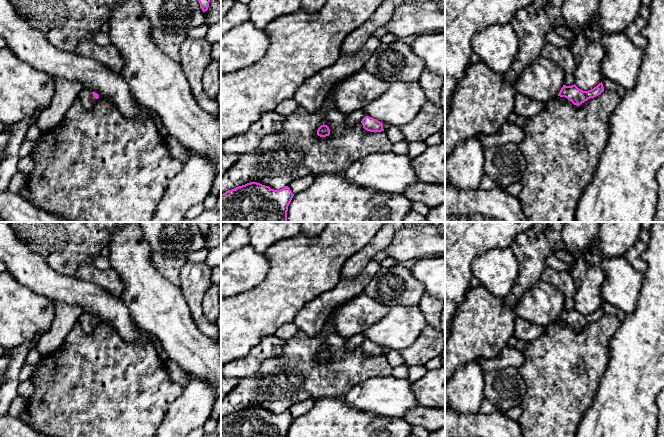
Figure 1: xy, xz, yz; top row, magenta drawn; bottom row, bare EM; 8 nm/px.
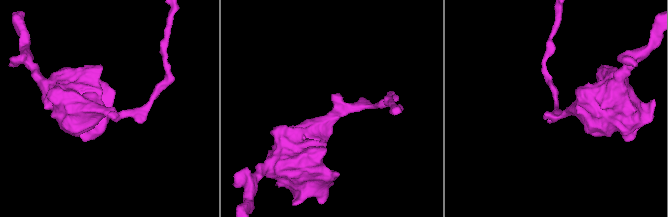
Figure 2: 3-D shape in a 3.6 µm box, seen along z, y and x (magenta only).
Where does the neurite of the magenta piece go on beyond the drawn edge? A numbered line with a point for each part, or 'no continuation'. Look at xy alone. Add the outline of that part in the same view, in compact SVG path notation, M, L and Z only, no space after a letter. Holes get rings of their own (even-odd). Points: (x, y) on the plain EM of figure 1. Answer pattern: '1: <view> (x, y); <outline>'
1: xy (86, 321); M83 313L78 322L85 333L92 333L95 326L97 325L92 316L87 313Z

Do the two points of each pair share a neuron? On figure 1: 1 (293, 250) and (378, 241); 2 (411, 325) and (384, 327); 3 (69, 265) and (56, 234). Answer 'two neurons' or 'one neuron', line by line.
1: two neurons
2: one neuron
3: one neuron

